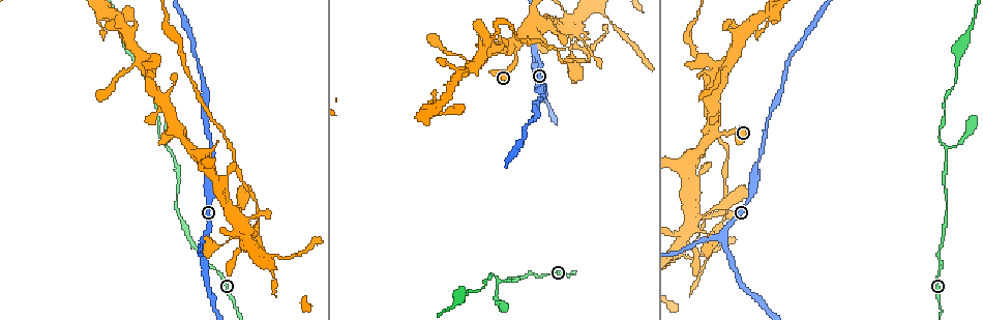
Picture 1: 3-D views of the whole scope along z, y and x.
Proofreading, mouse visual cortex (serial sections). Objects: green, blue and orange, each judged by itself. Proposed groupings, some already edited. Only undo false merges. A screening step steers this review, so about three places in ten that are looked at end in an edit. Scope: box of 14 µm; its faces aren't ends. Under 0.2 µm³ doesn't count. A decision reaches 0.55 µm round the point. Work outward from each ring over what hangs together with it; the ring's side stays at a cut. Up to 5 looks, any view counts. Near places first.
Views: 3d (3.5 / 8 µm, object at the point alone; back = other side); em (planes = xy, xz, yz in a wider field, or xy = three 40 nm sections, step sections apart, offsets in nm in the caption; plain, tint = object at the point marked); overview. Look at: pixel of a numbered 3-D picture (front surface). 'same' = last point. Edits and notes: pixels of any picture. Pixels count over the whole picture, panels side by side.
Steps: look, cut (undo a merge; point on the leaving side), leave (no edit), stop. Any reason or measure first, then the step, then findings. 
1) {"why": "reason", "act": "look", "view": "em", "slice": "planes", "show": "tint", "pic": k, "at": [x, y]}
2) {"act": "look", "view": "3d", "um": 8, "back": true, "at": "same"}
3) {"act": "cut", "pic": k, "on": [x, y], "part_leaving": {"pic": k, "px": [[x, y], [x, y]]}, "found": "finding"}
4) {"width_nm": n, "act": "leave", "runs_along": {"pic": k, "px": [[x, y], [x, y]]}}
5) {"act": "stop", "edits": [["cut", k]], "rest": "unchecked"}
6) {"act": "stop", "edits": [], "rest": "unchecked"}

{"why": "sharp bend", "act": "look", "view": "3d", "um": 3.5, "pic": 1, "at": [180, 135]}

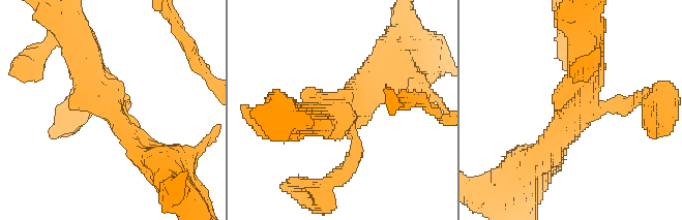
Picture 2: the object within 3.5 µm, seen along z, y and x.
{"why": "shape alone is not enough", "act": "look", "view": "em", "slice": "planes", "show": "tint", "pic": 2, "at": [348, 124]}

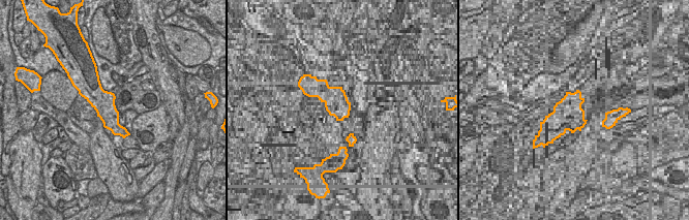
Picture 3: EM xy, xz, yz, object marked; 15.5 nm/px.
{"act": "leave", "runs_along": {"pic": 3, "px": [[91, 85], [110, 119], [125, 133]]}, "found": "all the same cell"}

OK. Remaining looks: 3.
{"why": "three-way junction", "act": "look", "view": "3d", "um": 3.5, "pic": 1, "at": [688, 159]}

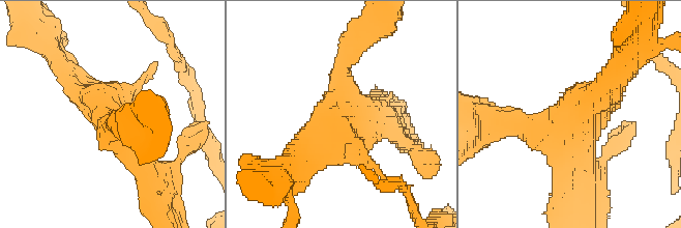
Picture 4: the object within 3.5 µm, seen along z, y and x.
{"act": "look", "view": "em", "slice": "xy", "step": 2, "show": "tint", "pic": 4, "at": [576, 119]}

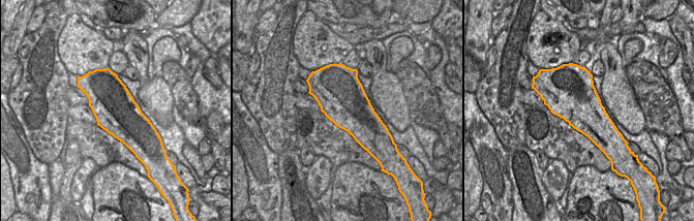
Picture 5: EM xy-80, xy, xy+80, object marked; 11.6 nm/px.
{"act": "look", "view": "em", "slice": "xy", "step": 3, "show": "tint", "at": "same"}

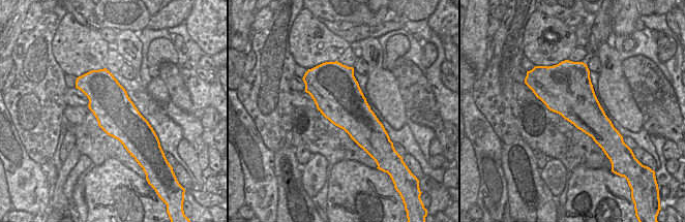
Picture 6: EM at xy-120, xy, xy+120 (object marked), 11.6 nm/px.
{"act": "leave", "found": "continuous, no second cell"}

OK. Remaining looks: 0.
{"act": "stop", "edits": [], "rest": "unchecked"}

